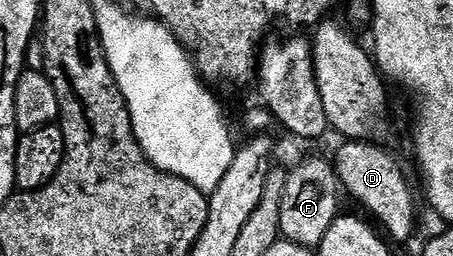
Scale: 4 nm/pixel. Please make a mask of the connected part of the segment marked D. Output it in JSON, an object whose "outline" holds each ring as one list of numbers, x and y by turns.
{"outline":[[344,142,336,156,334,172,343,191,347,195,349,192,366,211,373,212,380,219,379,227,389,237,392,235,396,240,408,240,416,228,416,204,412,201,412,188,403,170,396,165,395,158,380,148,383,147,372,142]]}

